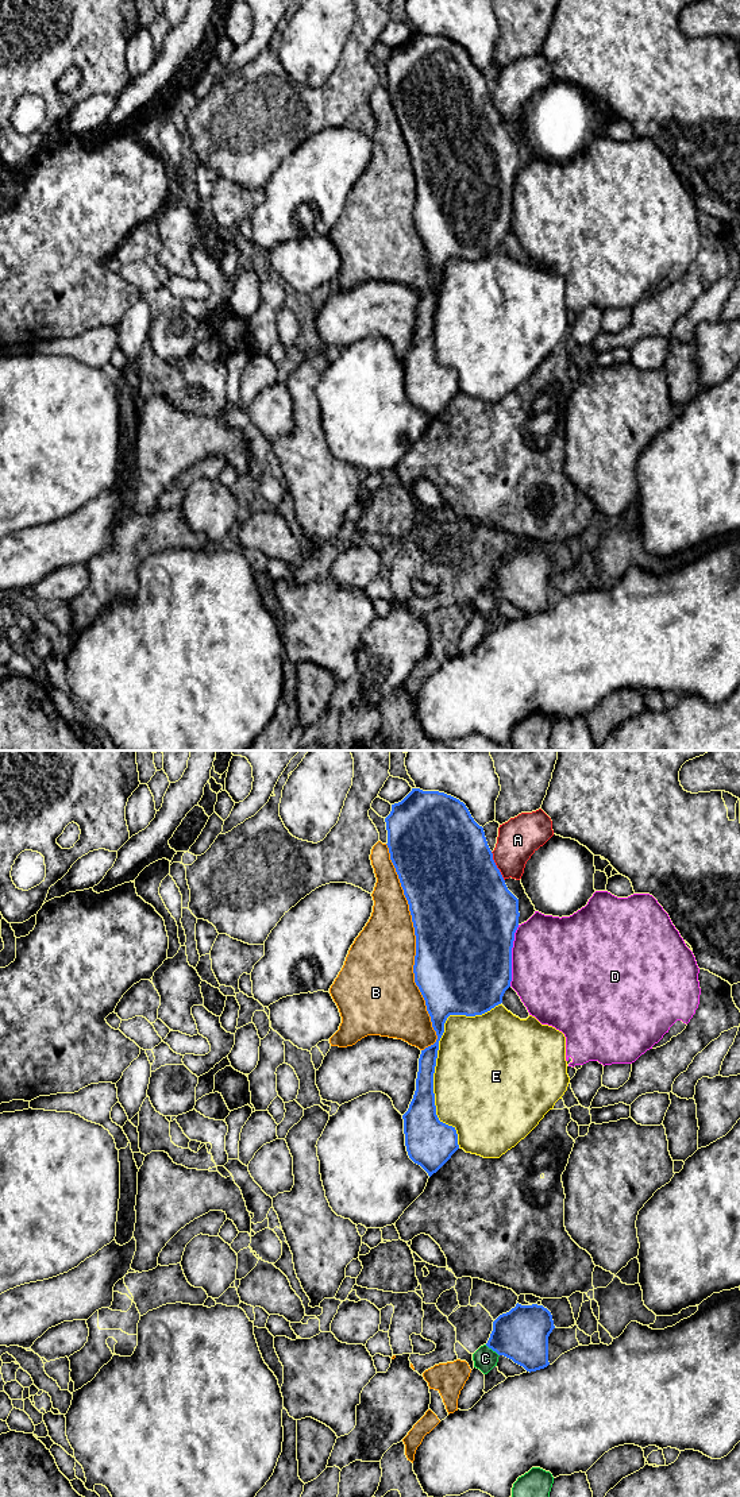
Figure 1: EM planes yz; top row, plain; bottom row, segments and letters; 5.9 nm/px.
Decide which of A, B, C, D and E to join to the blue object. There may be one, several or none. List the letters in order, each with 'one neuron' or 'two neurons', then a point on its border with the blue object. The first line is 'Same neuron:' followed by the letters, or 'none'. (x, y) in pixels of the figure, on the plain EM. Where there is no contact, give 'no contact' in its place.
Same neuron: C
A: two neurons | yz (496, 111)
B: two neurons | yz (416, 193)
C: one neuron | yz (492, 593)
D: two neurons | yz (511, 200)
E: two neurons | yz (436, 301)

